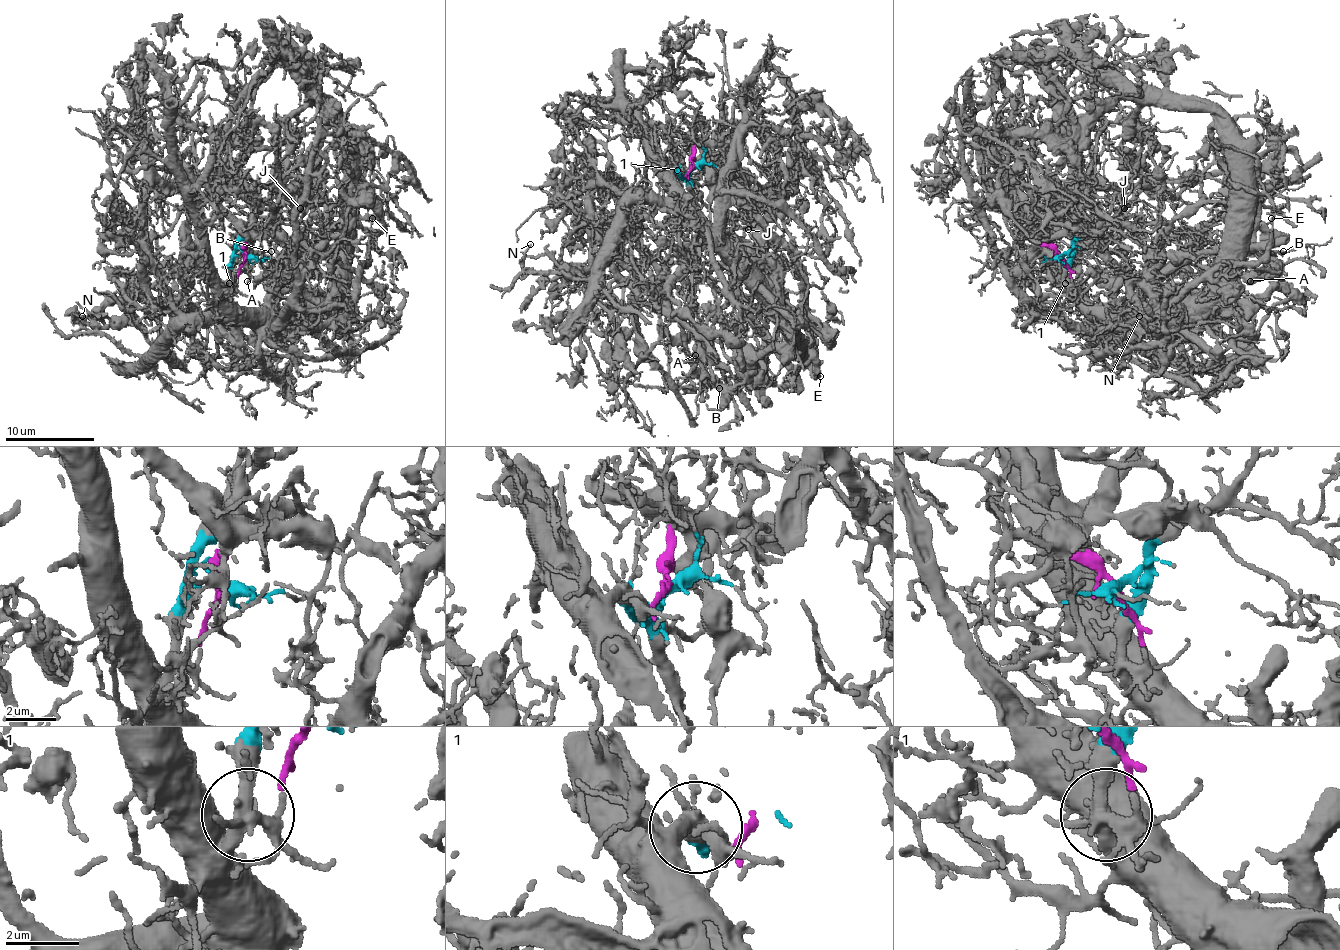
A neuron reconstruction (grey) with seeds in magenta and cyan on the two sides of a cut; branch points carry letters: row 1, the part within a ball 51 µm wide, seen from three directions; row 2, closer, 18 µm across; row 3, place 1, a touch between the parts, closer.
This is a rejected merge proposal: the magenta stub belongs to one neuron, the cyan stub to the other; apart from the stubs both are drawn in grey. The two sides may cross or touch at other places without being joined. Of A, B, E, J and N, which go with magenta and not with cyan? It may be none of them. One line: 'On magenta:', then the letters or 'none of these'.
On magenta: none of these

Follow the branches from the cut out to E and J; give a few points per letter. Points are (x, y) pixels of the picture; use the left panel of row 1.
E: (245, 257), (234, 259), (225, 292), (238, 306), (263, 308), (321, 257), (355, 268), (361, 263), (372, 218)
J: (245, 257), (241, 232), (254, 194), (263, 185), (276, 178), (285, 196), (301, 207)

